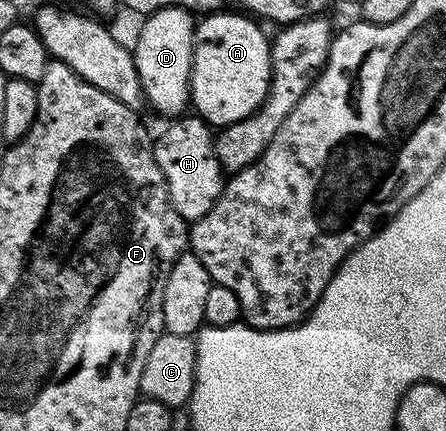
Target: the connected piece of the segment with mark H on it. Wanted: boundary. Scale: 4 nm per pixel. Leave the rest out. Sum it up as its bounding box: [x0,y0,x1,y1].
[152,115,226,222]

